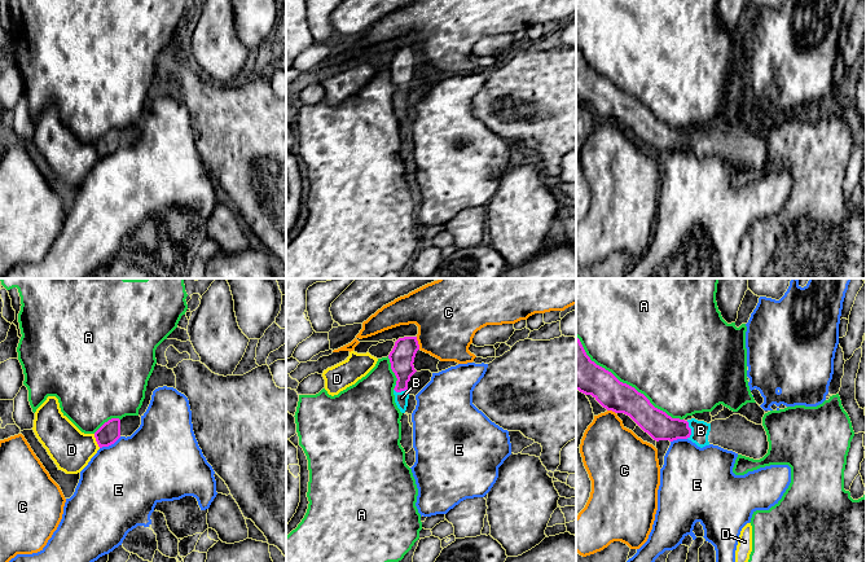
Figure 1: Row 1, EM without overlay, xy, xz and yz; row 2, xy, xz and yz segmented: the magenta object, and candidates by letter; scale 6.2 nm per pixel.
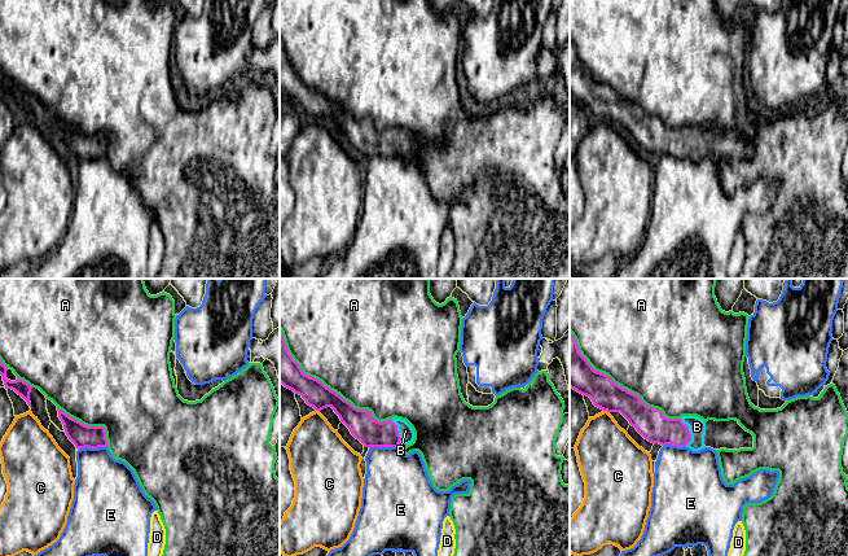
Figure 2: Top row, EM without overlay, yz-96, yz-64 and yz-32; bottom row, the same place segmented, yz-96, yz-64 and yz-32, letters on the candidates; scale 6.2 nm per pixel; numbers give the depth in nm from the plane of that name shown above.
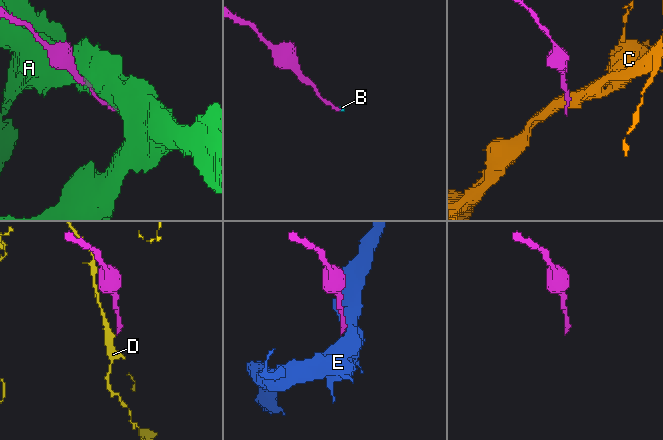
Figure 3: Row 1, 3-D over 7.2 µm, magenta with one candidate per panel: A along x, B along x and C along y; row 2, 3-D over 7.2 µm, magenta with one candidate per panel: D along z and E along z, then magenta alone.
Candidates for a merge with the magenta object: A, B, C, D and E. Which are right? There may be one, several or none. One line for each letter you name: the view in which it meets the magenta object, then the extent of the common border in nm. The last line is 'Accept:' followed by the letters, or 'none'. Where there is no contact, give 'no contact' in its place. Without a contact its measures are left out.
B: meets magenta in yz; contact 110 nm long
Accept: B

